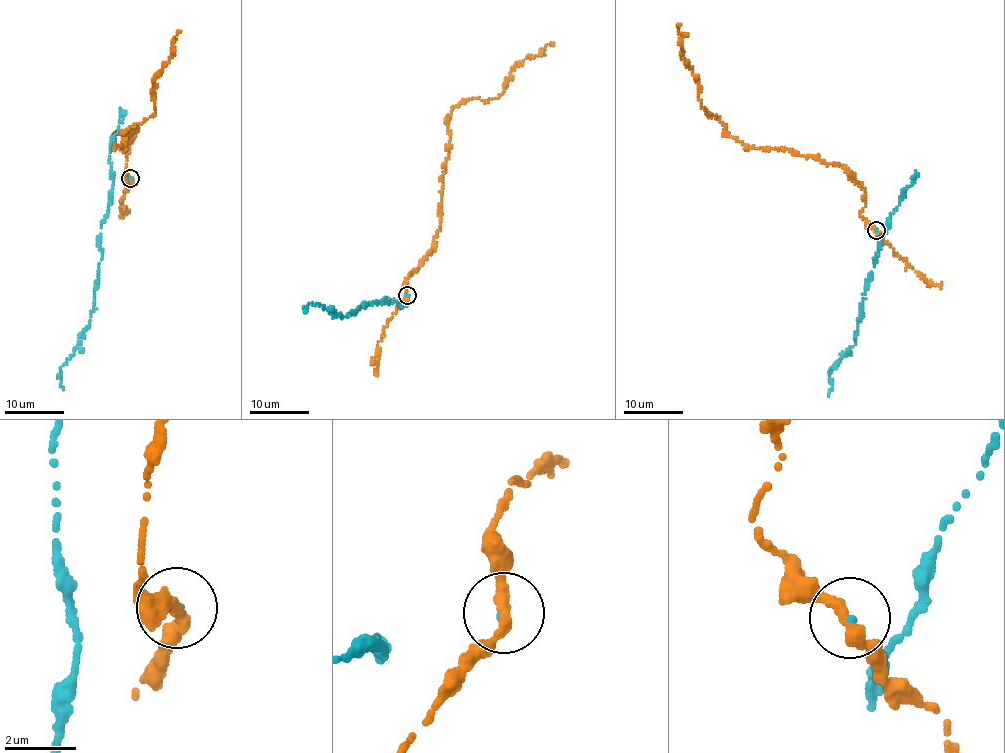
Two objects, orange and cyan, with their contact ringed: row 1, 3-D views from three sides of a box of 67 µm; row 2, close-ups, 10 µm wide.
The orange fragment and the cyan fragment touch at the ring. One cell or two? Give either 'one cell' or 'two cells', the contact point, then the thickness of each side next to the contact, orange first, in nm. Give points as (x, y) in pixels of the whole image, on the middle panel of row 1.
one cell; place (407, 295); calibres 320 and 140 nm

